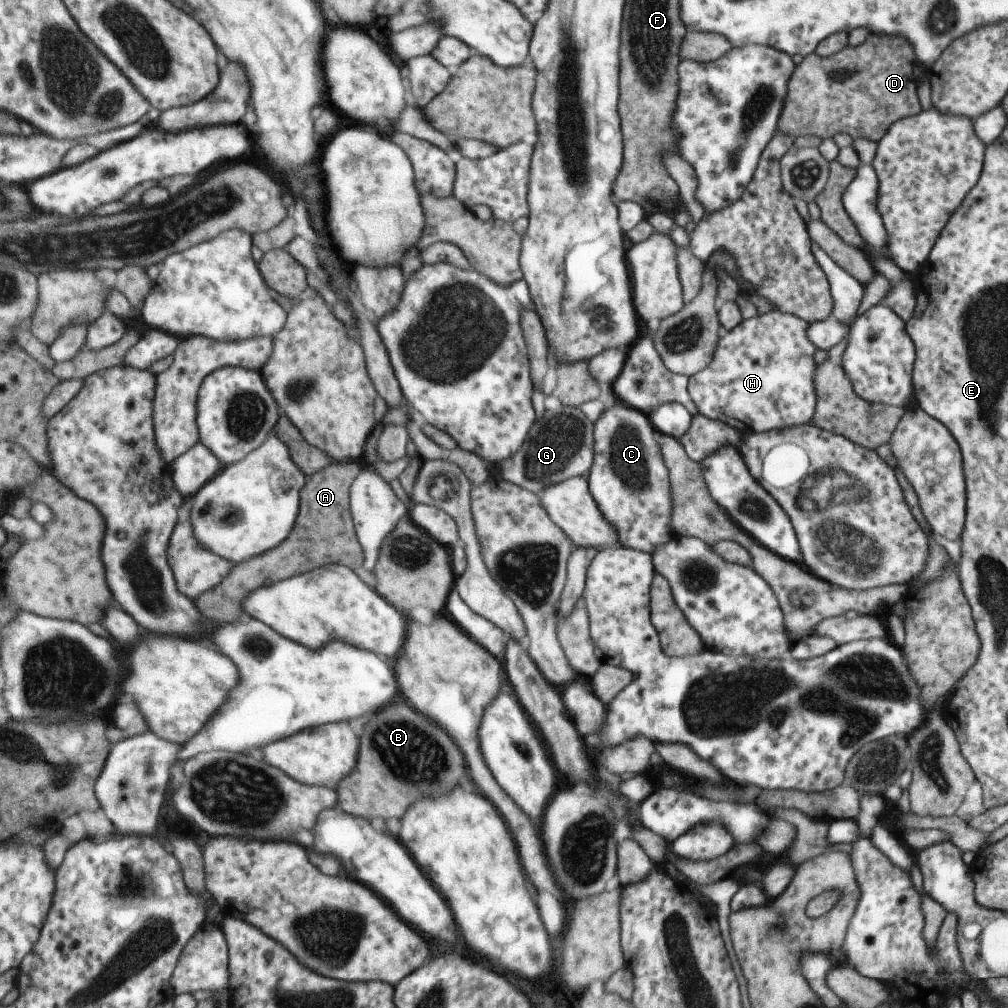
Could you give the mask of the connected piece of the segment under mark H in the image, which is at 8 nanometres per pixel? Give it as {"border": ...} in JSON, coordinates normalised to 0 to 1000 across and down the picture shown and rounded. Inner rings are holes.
{"border":[[[767,307],[756,313],[751,312],[738,318],[736,317],[729,326],[722,327],[718,333],[715,333],[715,337],[710,343],[704,361],[697,367],[683,374],[681,386],[685,396],[690,401],[692,411],[716,419],[717,421],[728,425],[731,429],[737,431],[737,433],[742,432],[743,430],[761,429],[764,427],[783,425],[783,423],[791,423],[791,421],[801,421],[803,417],[806,417],[807,410],[809,409],[809,369],[811,362],[809,360],[809,349],[811,345],[807,343],[806,339],[803,339],[801,325],[802,320],[799,319],[798,316],[793,315],[788,312]]]}

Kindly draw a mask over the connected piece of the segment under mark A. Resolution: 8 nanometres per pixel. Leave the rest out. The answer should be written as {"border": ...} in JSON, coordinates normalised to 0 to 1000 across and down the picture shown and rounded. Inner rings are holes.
{"border":[[[334,457],[327,460],[324,466],[307,472],[300,486],[299,510],[286,536],[258,553],[233,560],[227,572],[219,576],[215,583],[194,594],[202,611],[216,618],[235,618],[239,609],[243,609],[243,594],[252,585],[303,569],[304,566],[334,562],[334,559],[347,563],[358,562],[361,546],[355,538],[349,515],[347,484],[354,470],[362,463],[360,457]]]}

